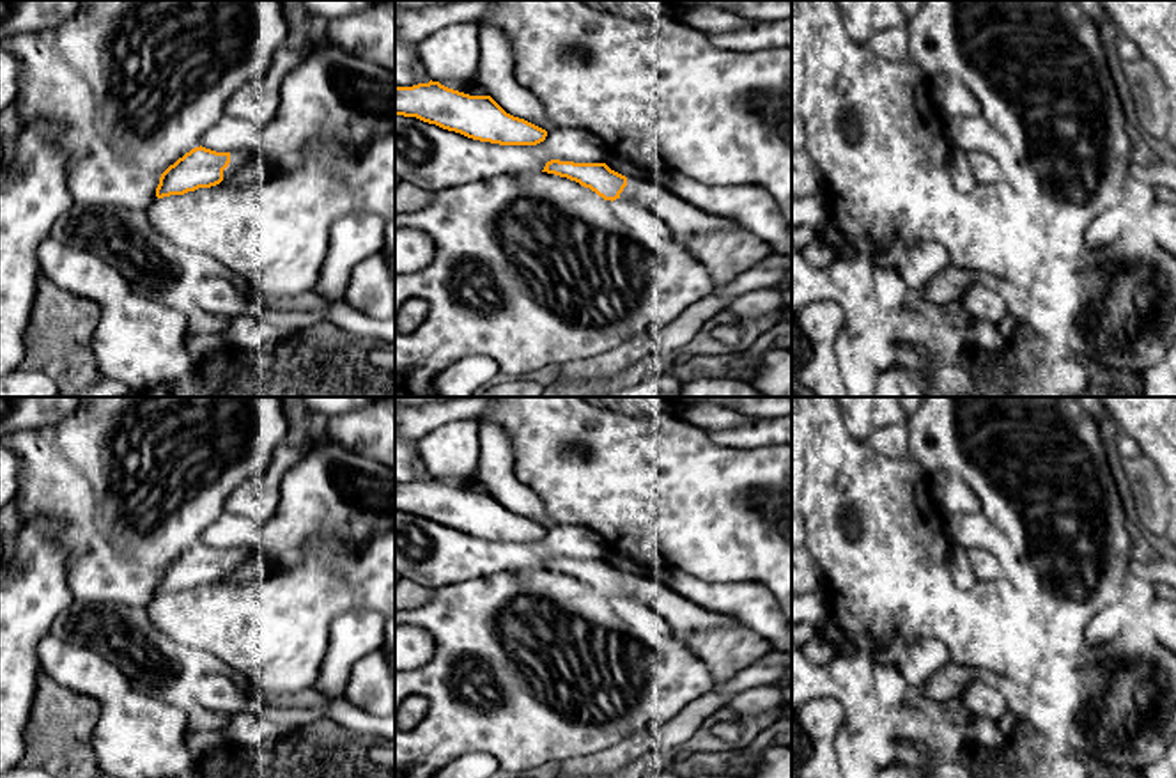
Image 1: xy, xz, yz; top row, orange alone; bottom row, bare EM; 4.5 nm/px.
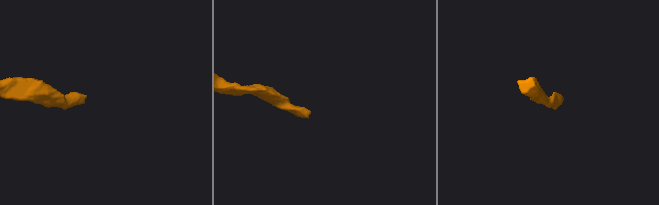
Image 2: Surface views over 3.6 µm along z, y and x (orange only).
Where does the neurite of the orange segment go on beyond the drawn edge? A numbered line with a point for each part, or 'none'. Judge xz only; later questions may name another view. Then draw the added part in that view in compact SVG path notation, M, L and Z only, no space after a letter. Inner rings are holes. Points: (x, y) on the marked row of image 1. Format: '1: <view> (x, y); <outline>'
1: xz (684, 220); M627 177L627 186L620 193L620 198L639 202L659 214L677 241L684 241L694 234L742 230L733 220L692 207L689 202L673 195L657 177Z

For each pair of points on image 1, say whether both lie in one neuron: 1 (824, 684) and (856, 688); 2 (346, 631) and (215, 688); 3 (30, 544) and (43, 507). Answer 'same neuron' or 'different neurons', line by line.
1: same neuron
2: different neurons
3: different neurons

